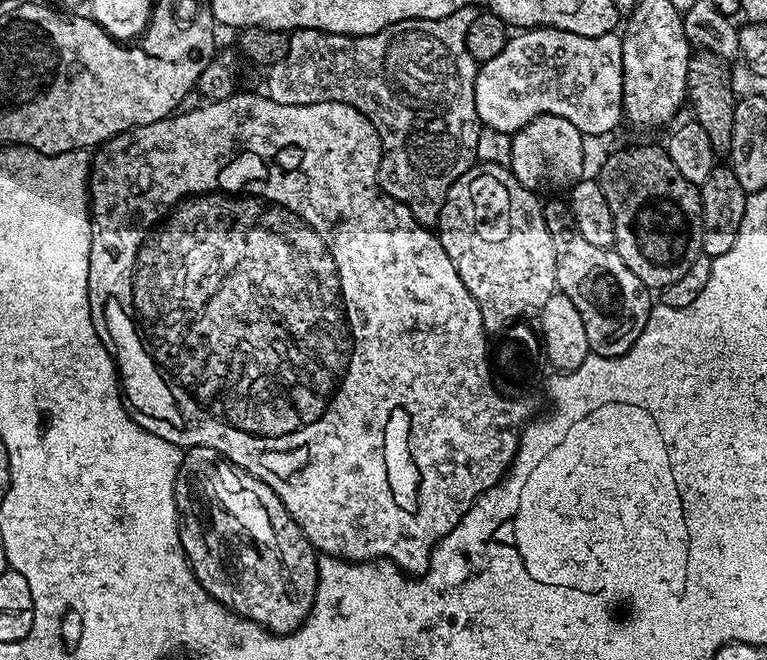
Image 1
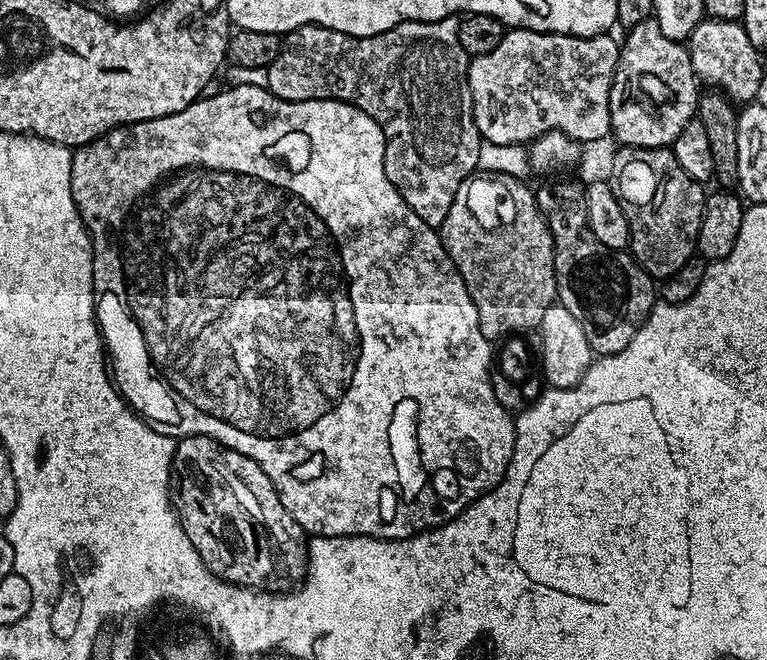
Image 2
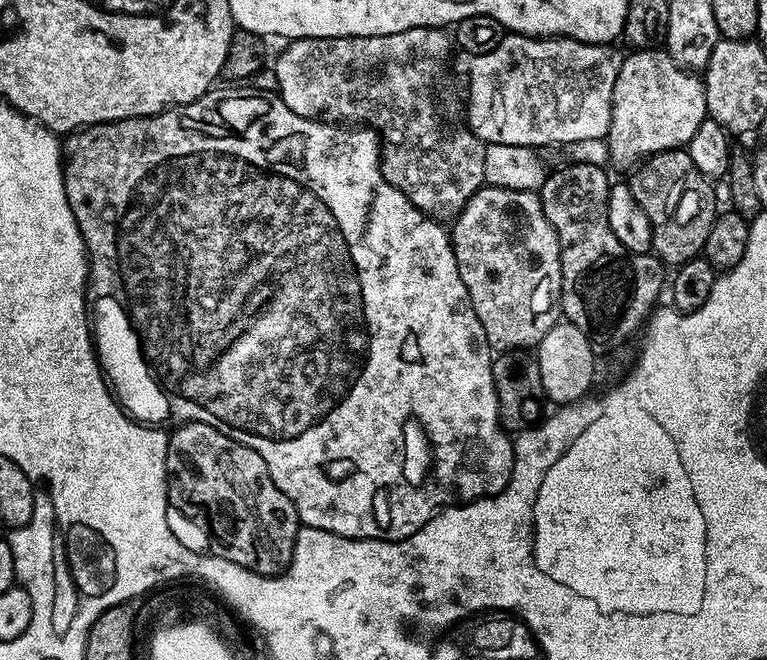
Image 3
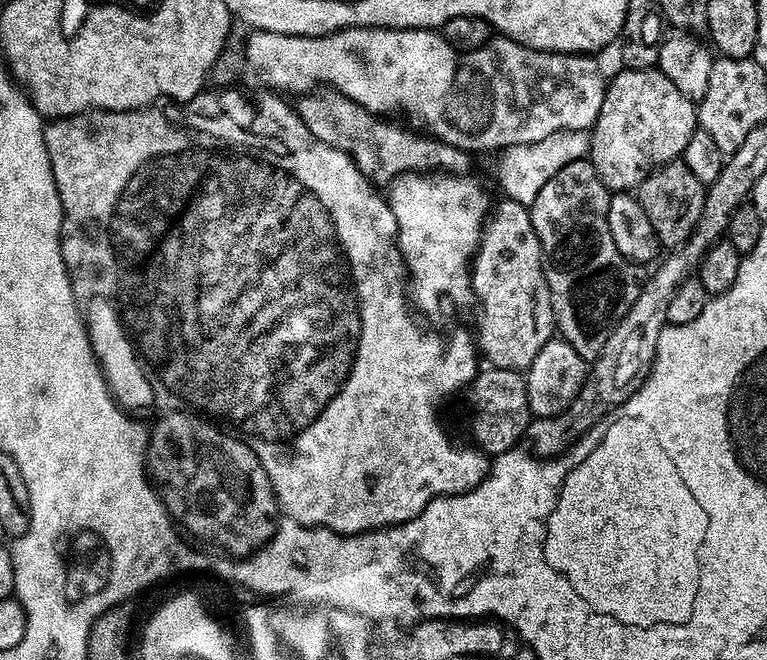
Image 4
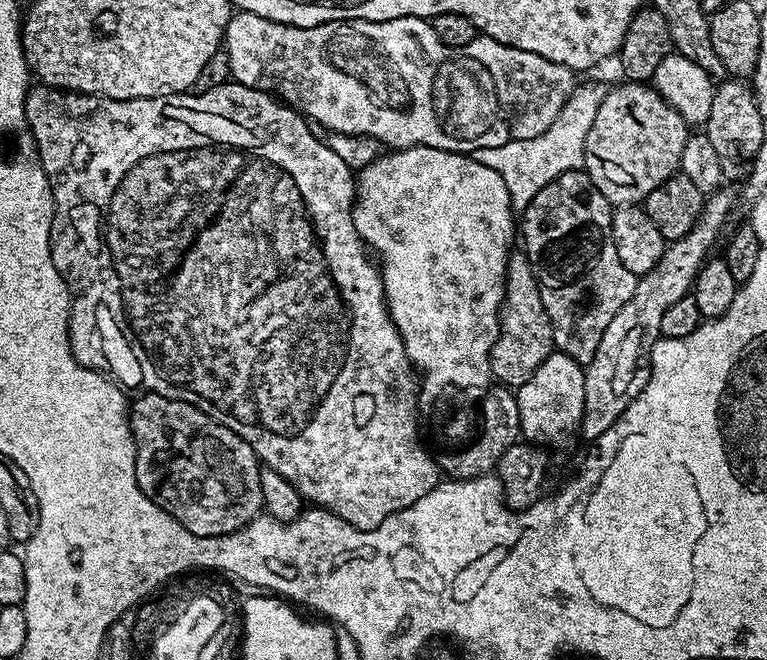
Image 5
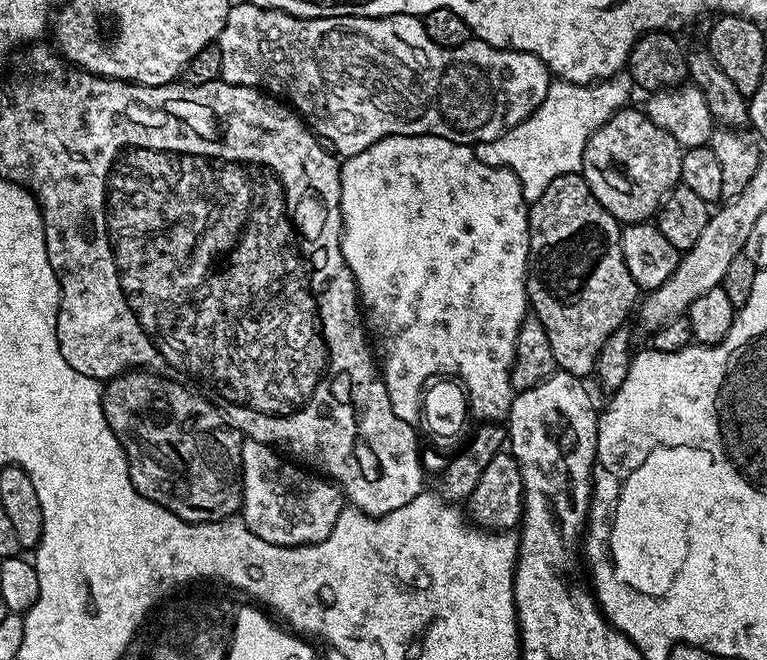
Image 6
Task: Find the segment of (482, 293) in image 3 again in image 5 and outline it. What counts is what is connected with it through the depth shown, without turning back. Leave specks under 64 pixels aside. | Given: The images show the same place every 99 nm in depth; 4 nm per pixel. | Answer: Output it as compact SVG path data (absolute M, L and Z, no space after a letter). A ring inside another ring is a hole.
M513 254L508 257L508 277L504 283L504 307L500 310L500 333L488 355L492 375L501 385L515 390L520 388L546 362L554 350L552 323L542 306L538 282L532 273L527 256Z

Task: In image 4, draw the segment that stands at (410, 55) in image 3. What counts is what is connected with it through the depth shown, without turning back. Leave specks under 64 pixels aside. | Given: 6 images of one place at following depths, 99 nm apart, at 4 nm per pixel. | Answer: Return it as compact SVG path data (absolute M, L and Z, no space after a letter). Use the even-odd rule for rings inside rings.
M317 86L312 91L303 93L297 100L300 101L295 101L294 104L296 115L300 117L300 121L306 126L306 130L310 130L310 134L314 134L314 138L318 138L318 142L326 142L326 146L334 146L334 150L345 152L356 163L362 175L367 180L372 181L373 185L387 186L396 177L407 172L423 174L433 170L439 170L453 174L464 174L469 171L469 153L449 144L444 144L434 136L421 134L419 131L417 131L418 133L411 132L410 129L403 128L400 124L395 124L392 121L395 119L385 118L383 115L358 106L358 102L354 102L349 96L343 96L342 93L336 91L334 88Z

